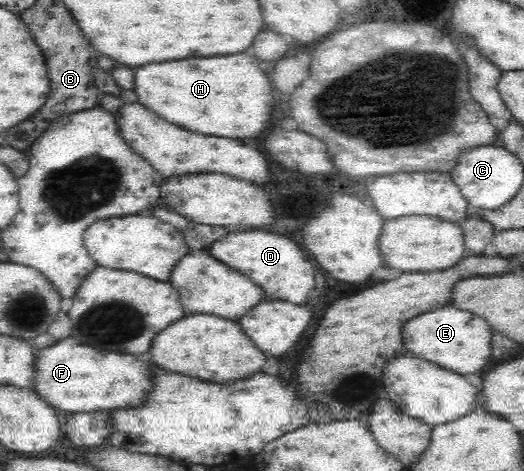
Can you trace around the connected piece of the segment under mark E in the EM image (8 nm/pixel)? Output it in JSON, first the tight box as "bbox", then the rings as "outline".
{"bbox":[400,303,492,376],"outline":[[[447,303],[408,319],[400,329],[400,337],[402,345],[410,351],[409,355],[416,355],[463,376],[478,371],[482,373],[482,369],[488,365],[492,349],[491,331],[483,317]]]}

